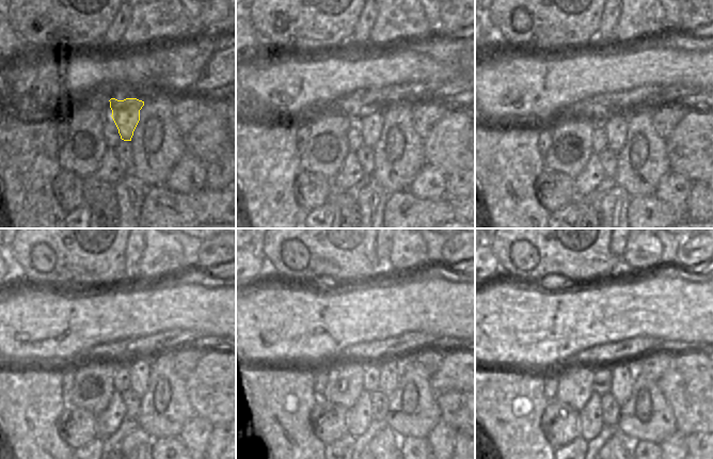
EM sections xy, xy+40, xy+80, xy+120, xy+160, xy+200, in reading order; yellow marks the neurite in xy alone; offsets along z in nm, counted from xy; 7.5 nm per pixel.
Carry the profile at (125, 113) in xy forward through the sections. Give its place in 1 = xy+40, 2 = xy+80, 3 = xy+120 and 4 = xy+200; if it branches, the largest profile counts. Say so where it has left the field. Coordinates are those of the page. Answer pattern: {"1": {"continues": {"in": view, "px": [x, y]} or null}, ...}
{"1": {"continues": {"in": "xy+40", "px": [370, 123]}}, "2": {"continues": {"in": "xy+80", "px": [615, 126]}}, "3": {"continues": {"in": "xy+120", "px": [139, 369]}}, "4": {"continues": {"in": "xy+200", "px": [622, 375]}}}

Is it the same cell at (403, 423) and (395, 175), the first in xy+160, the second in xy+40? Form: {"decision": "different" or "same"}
{"decision": "same"}

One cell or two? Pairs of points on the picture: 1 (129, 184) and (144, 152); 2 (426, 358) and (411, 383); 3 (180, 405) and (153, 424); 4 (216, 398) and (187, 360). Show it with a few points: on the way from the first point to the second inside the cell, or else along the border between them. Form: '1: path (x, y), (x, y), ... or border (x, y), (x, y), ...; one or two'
1: border (131, 172), (148, 187); two
2: border (410, 354), (413, 367), (423, 377), (427, 378); two
3: path (174, 408), (170, 408), (159, 417); one
4: border (203, 350), (202, 357), (193, 372), (186, 379); two

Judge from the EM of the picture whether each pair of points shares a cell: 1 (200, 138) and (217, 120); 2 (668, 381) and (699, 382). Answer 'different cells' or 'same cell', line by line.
1: same cell
2: same cell

